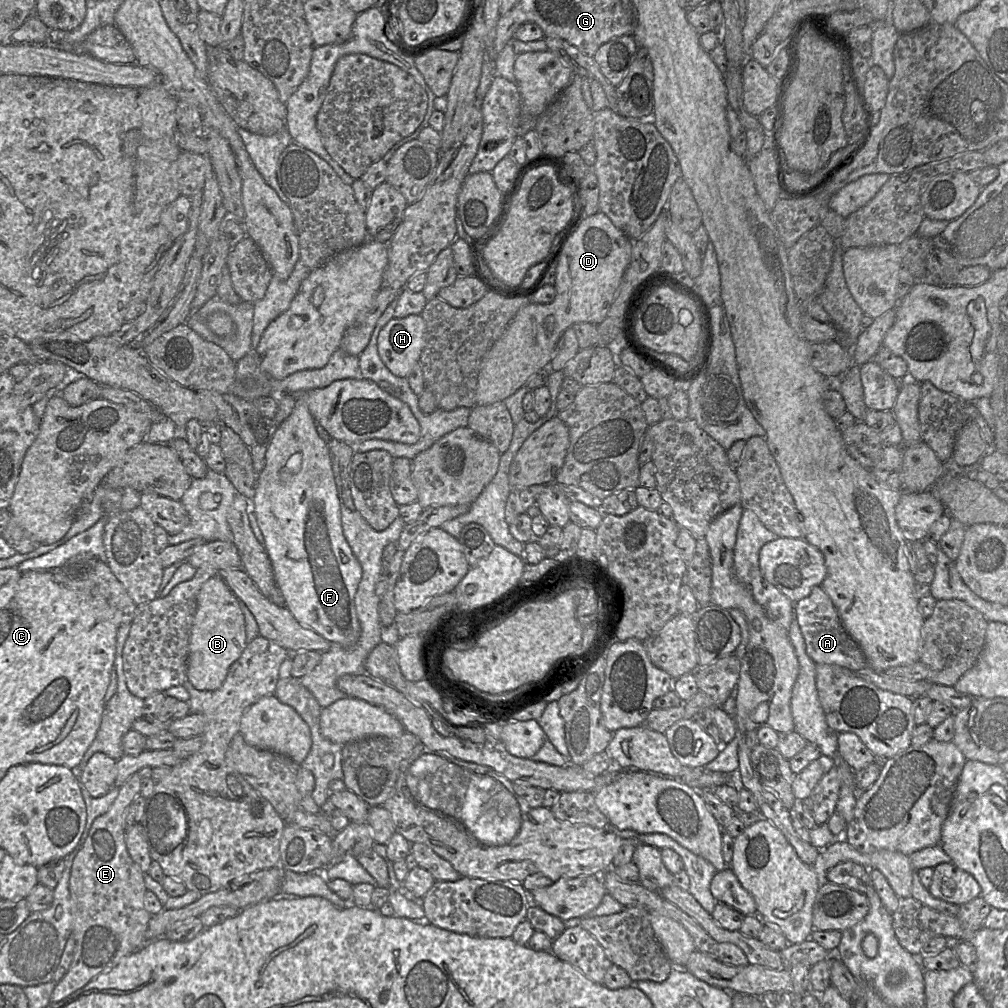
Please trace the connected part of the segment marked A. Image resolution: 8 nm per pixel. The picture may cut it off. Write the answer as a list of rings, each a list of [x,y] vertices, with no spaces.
[[[815,586],[811,593],[794,604],[795,617],[805,640],[806,653],[816,664],[833,664],[858,672],[869,666],[859,645],[848,635],[840,620],[837,609],[822,586]]]

